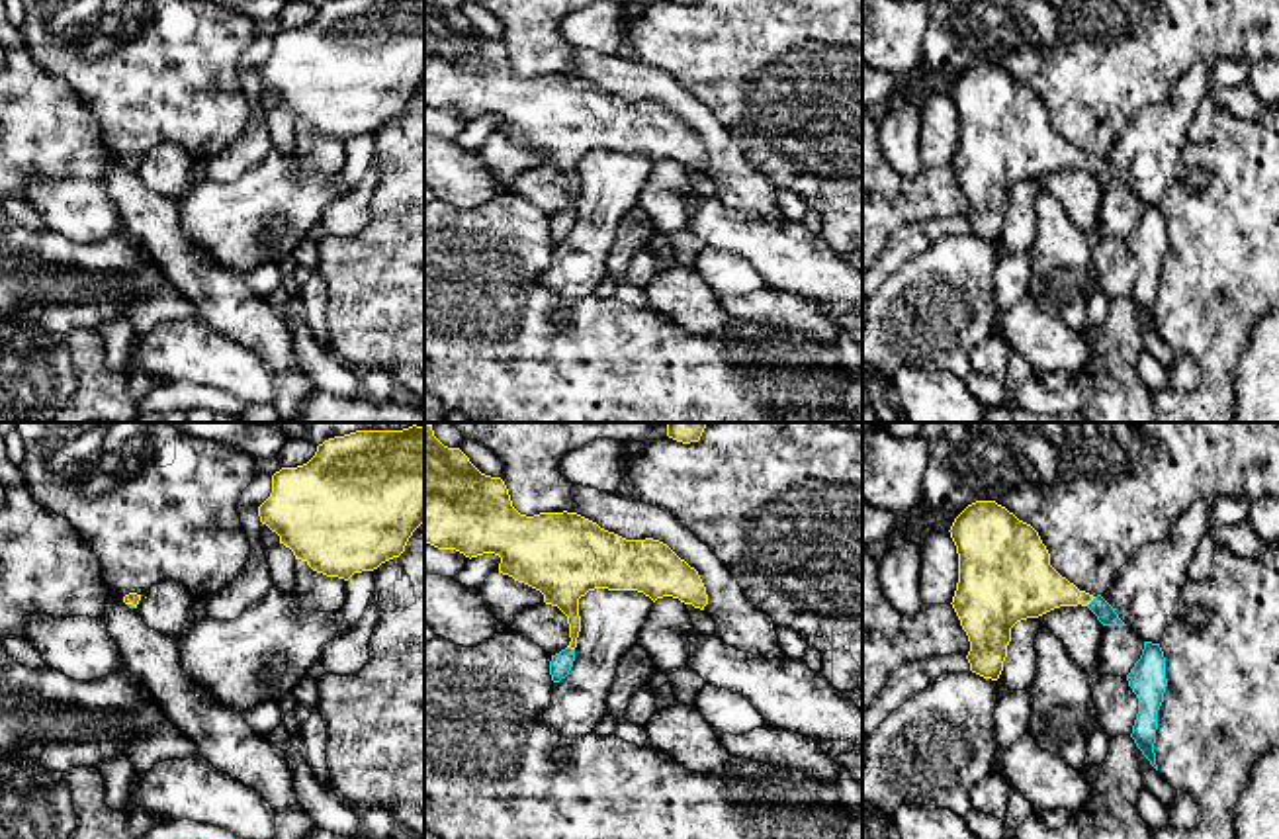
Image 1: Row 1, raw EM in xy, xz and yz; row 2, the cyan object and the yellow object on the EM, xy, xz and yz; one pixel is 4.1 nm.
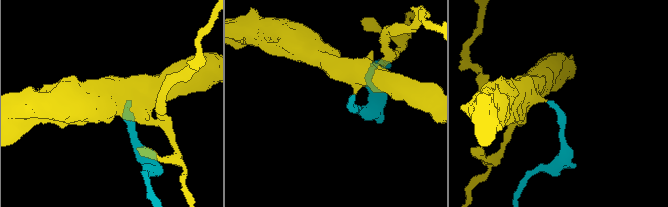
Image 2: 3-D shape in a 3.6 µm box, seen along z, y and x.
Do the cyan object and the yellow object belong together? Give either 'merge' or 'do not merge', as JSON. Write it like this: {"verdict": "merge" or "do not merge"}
{"verdict": "merge"}

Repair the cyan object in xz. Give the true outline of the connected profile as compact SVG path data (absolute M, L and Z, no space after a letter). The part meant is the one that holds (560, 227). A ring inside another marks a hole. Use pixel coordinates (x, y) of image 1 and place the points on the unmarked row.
M424 0L424 104L465 119L495 115L499 135L544 156L569 186L569 207L551 217L553 244L575 223L579 160L595 151L638 153L704 172L706 149L667 106L626 102L577 74L520 76L501 39L481 35L460 10Z

